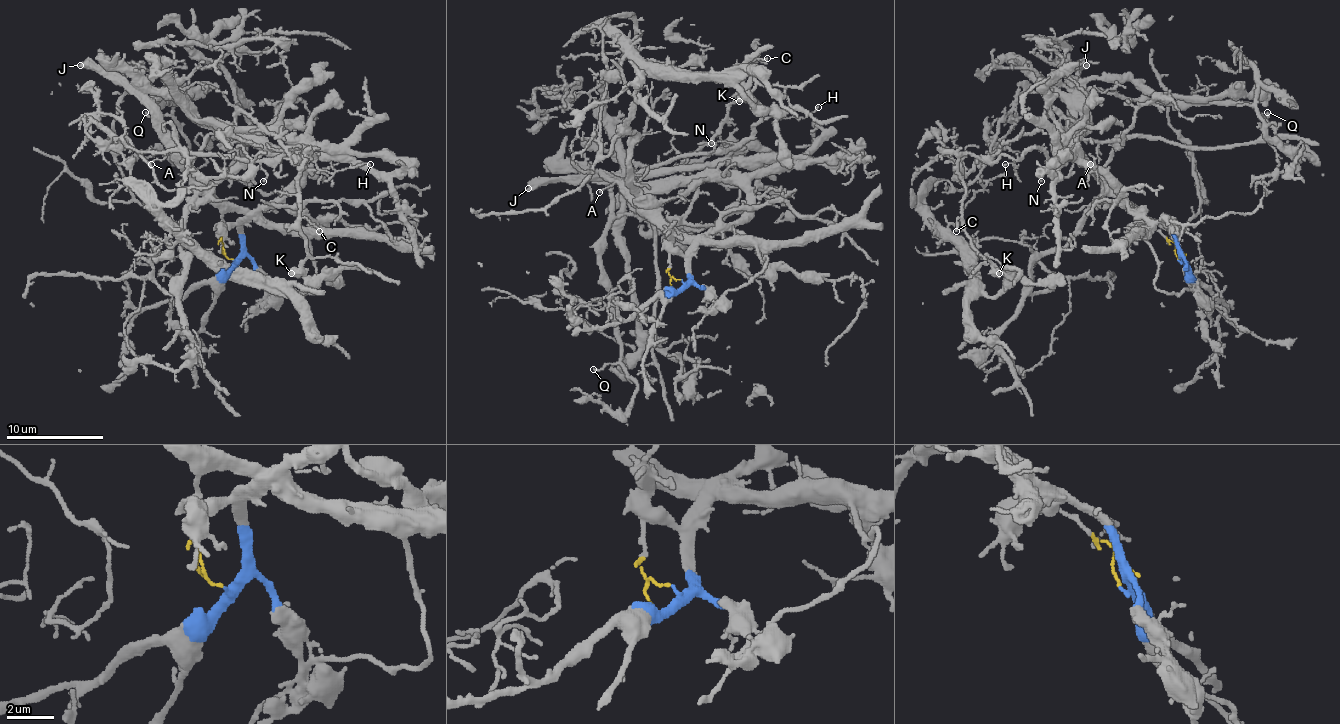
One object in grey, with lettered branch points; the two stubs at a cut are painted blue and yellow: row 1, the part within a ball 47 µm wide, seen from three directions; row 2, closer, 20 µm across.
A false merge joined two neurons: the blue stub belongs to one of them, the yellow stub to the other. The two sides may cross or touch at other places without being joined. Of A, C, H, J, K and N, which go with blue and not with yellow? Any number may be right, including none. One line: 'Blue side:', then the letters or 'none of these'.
Blue side: none of these

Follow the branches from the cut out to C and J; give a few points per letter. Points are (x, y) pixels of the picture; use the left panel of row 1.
C: (232, 259), (222, 204), (186, 153), (264, 160), (302, 148), (312, 160), (302, 153), (300, 216), (319, 230)
J: (232, 259), (220, 240), (222, 206), (171, 153), (164, 126), (120, 85), (79, 65)

